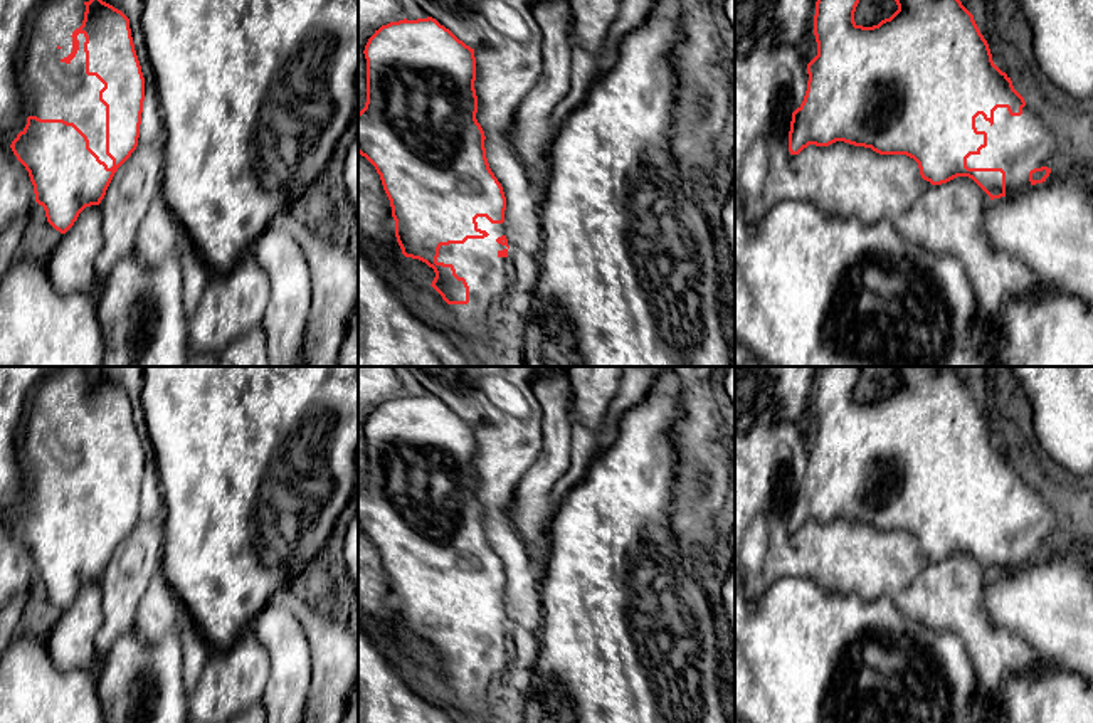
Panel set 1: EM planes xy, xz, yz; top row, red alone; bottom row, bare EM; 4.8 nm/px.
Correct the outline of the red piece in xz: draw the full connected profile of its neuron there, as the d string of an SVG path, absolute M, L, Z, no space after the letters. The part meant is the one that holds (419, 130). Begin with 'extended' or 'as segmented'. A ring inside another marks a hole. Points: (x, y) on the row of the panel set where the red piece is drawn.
extended | M436 18L399 20L382 25L365 45L367 103L358 113L358 153L380 175L395 220L395 237L405 257L434 269L432 288L447 303L451 326L462 341L479 350L493 345L493 316L511 289L508 239L504 235L506 197L489 168L484 131L476 119L478 96L474 49L459 40Z

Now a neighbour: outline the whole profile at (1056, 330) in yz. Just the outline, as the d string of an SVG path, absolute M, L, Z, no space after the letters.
M1080 298L1004 299L990 325L999 367L1093 367L1093 309Z

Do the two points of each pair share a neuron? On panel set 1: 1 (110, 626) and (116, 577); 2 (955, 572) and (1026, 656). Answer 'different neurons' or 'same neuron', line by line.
1: same neuron
2: same neuron

